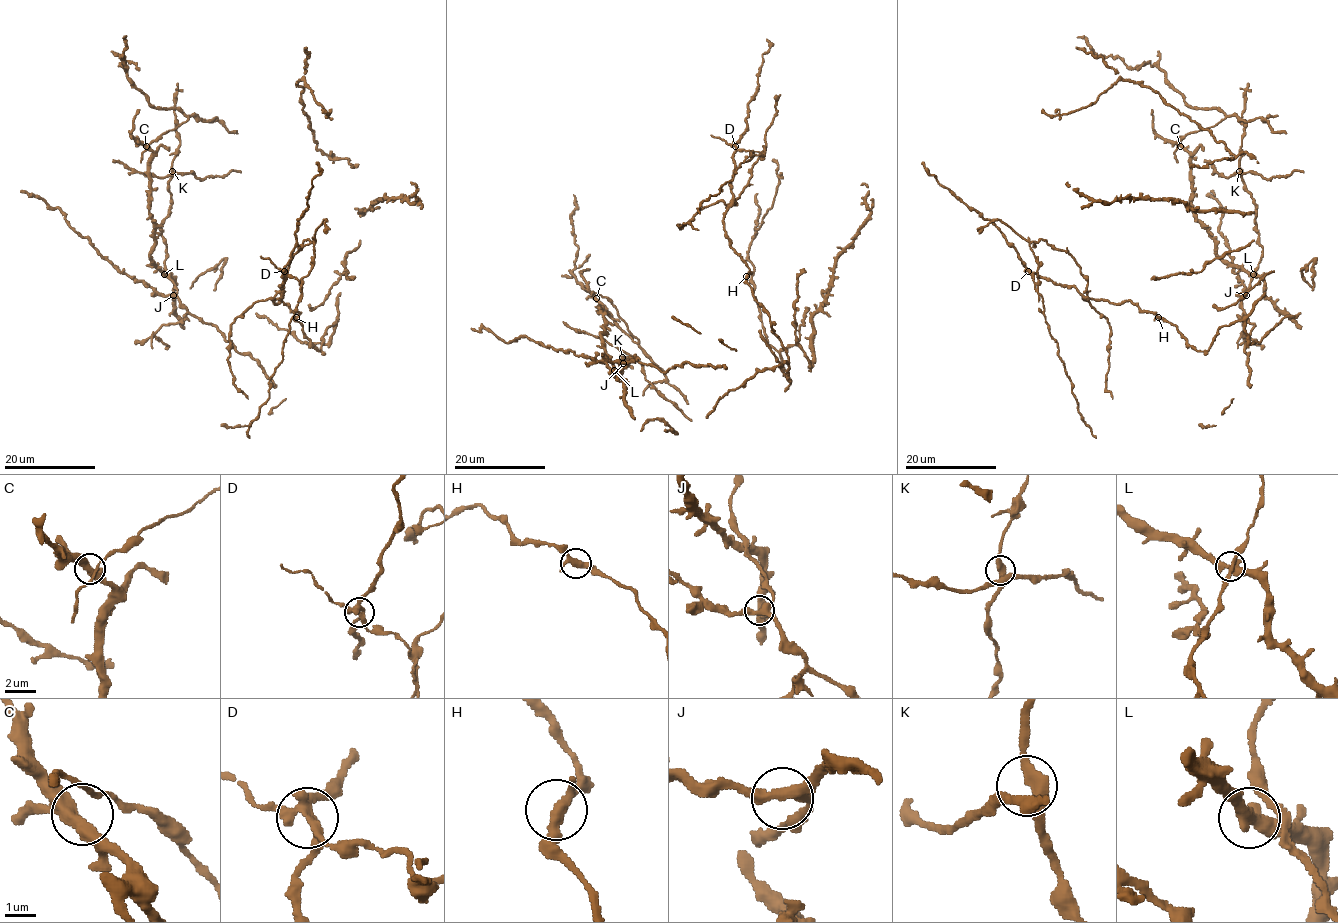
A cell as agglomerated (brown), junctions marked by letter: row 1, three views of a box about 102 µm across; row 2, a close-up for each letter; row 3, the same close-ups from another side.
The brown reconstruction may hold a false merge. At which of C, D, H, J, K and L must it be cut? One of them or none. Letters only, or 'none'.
D

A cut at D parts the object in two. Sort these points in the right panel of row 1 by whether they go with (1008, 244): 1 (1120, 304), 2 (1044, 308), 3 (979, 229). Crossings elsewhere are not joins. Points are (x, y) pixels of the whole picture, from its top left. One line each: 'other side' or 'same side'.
1: same side
2: other side
3: other side

